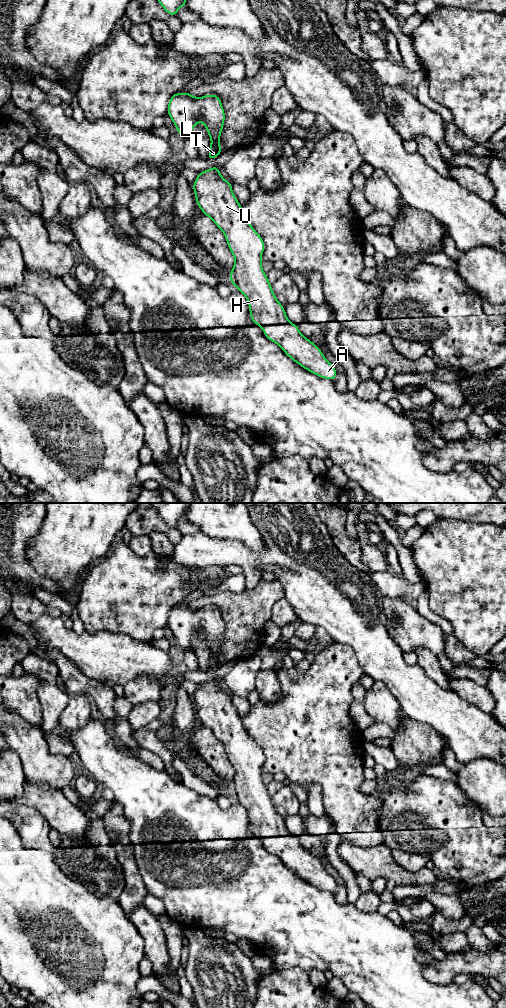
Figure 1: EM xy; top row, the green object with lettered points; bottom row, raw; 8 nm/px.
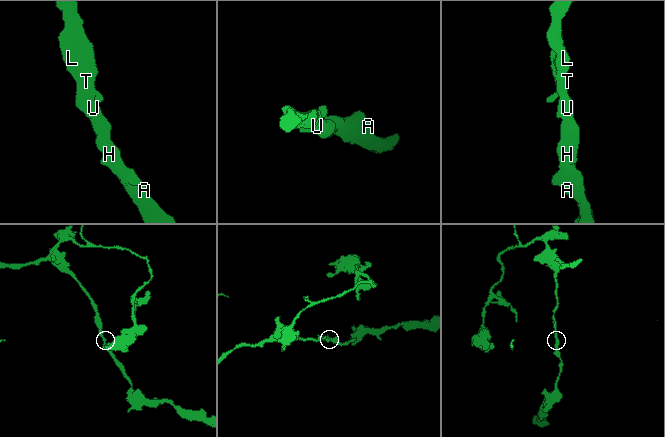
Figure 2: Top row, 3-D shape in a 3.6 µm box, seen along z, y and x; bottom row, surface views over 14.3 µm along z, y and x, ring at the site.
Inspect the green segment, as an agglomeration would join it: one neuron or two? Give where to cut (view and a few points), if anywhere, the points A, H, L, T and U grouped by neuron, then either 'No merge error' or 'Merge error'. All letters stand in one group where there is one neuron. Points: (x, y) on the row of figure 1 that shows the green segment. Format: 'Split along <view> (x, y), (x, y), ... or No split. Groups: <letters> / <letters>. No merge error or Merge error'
No split. Groups: A H L T U. No merge error

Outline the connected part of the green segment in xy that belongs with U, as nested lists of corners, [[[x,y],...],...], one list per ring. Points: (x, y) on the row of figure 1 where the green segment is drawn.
[[[214,166],[198,172],[192,188],[197,206],[225,236],[235,260],[229,280],[246,297],[253,324],[260,326],[265,337],[276,343],[295,363],[320,378],[334,381],[338,373],[333,364],[325,358],[317,345],[300,332],[296,324],[289,321],[285,308],[277,300],[267,274],[262,270],[262,253],[265,250],[265,243],[245,217],[241,204],[232,191],[232,183],[222,177],[219,166]]]

